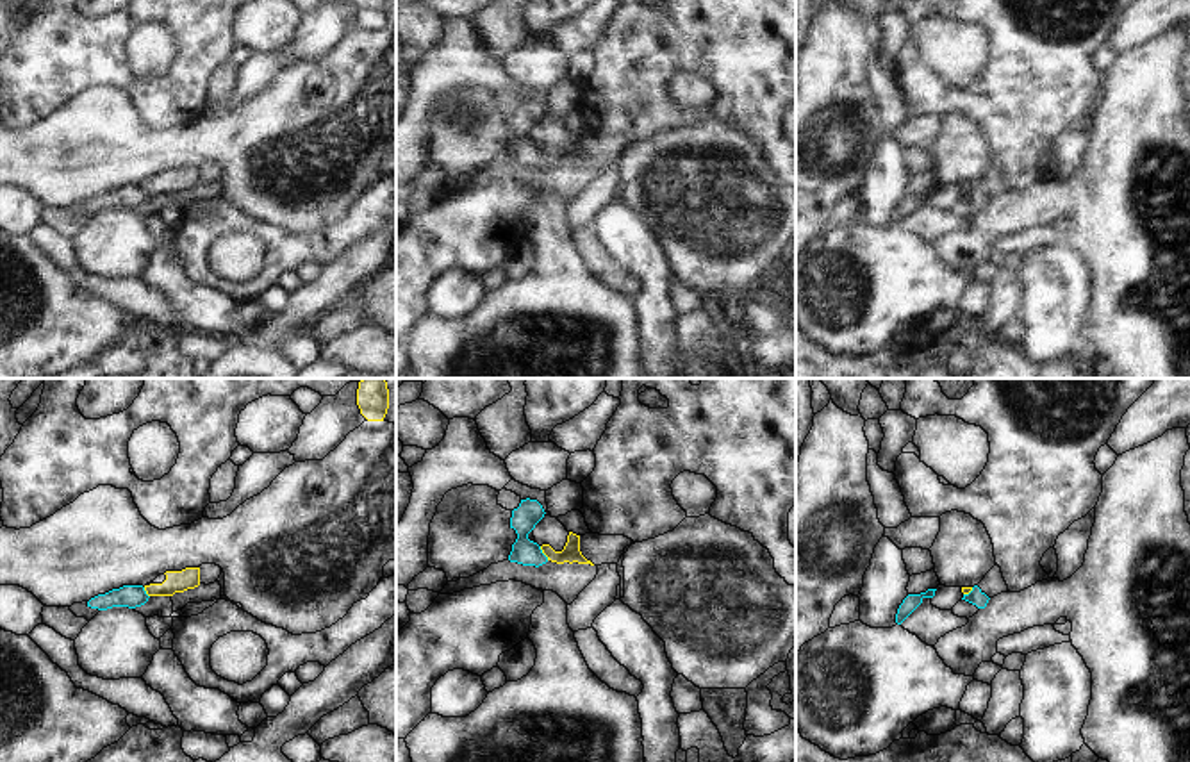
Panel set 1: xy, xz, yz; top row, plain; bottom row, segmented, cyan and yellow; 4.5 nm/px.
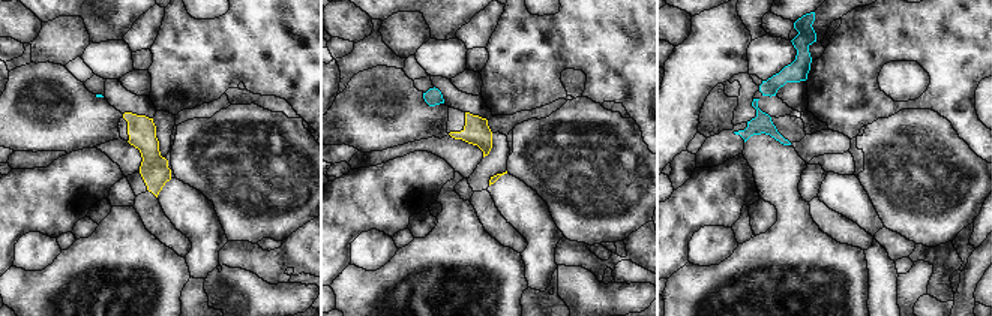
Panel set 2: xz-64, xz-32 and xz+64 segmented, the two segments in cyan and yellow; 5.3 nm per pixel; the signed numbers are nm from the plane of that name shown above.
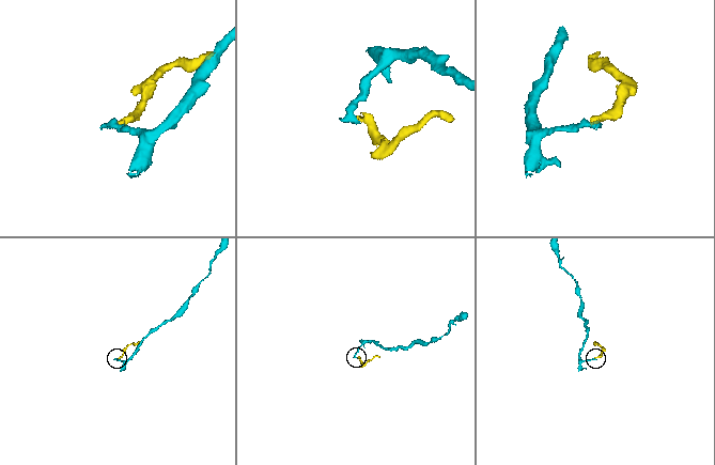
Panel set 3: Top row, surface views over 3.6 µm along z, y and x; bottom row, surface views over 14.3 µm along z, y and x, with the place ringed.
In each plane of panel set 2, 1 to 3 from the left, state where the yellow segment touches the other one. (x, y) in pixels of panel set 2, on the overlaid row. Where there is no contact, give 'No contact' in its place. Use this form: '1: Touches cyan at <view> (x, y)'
1: No contact
2: No contact
3: No contact.

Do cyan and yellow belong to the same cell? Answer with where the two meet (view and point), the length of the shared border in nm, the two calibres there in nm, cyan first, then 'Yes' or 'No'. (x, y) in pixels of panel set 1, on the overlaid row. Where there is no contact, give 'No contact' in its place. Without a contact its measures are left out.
Touches cyan at xz (543, 554). Shared border 80 nm. Thickness 120 nm (cyan) against 80 nm. No.

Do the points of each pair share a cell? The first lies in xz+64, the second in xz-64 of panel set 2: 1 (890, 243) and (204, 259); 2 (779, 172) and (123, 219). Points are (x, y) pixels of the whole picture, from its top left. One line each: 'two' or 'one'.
1: two
2: one

